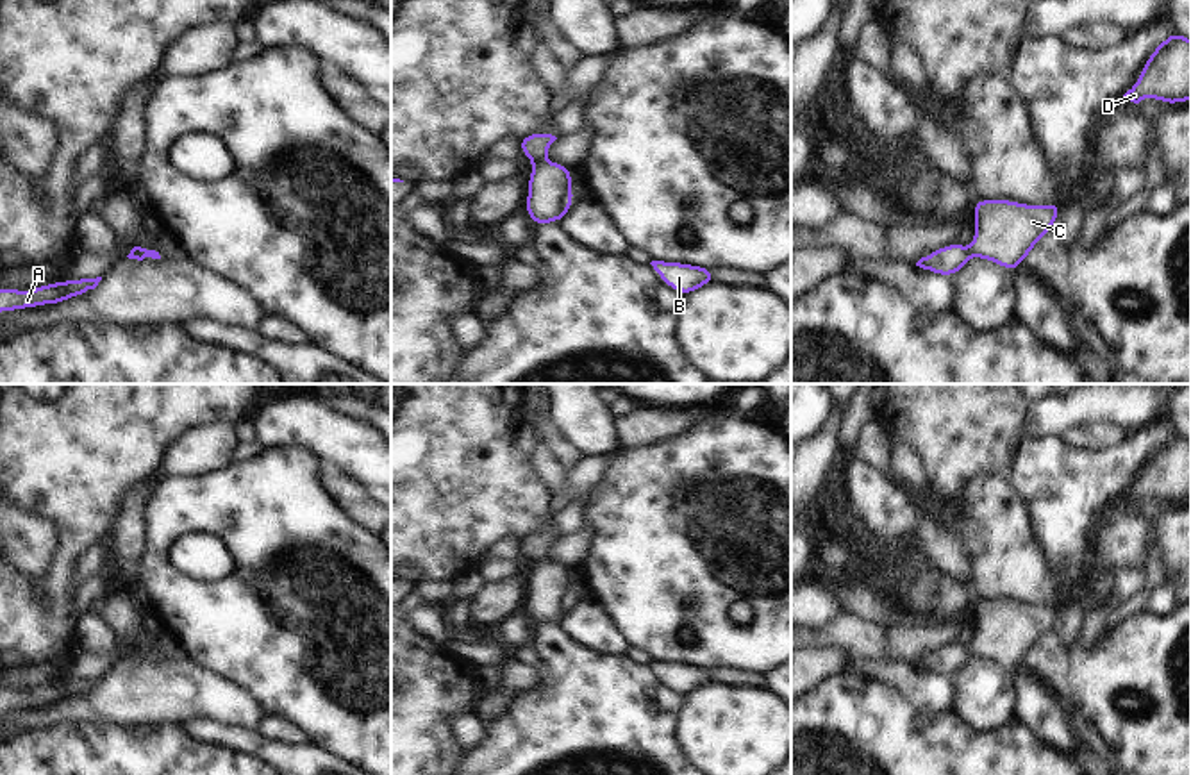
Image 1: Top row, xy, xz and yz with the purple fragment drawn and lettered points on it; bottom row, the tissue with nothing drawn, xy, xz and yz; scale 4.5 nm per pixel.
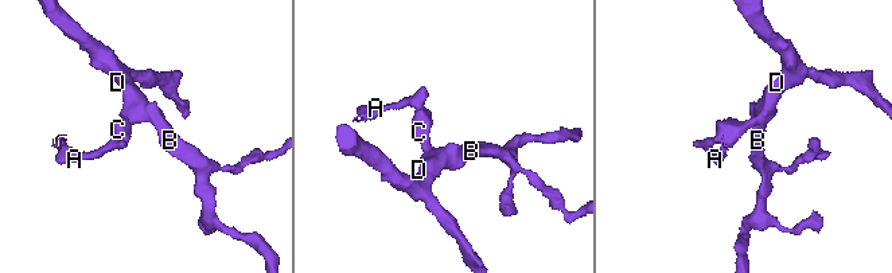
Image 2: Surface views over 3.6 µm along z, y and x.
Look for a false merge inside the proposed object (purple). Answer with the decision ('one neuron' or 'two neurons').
two neurons

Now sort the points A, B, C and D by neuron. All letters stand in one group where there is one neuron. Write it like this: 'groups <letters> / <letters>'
groups A / B C D

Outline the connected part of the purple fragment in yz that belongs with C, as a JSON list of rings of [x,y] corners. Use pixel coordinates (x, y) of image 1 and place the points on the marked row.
[[[975,200],[975,241],[971,255],[993,261],[1009,271],[1023,262],[1034,245],[1050,230],[1061,204],[1027,205],[1012,200]]]

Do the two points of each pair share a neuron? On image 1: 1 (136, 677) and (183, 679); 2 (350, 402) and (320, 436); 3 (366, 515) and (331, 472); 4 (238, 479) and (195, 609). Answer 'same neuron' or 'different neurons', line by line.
1: same neuron
2: different neurons
3: same neuron
4: same neuron

